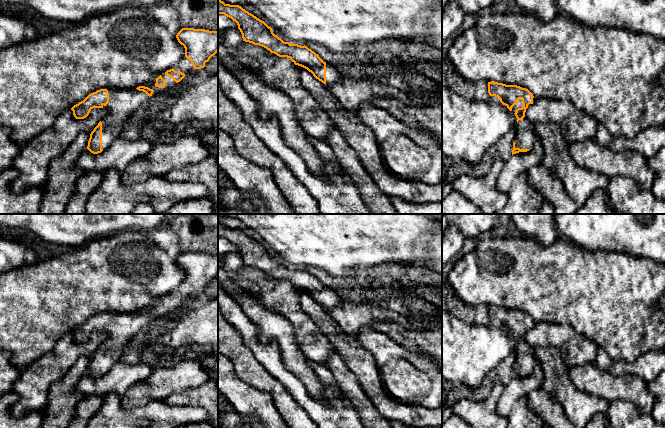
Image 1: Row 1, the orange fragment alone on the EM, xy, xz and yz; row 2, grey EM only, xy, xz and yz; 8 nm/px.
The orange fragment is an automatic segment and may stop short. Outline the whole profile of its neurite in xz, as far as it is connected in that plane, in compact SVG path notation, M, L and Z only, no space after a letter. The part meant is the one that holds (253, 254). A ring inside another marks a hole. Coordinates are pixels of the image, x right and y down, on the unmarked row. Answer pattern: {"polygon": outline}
{"polygon": "M218 223L218 238L224 238L237 247L243 265L262 270L279 281L289 282L295 289L307 293L324 308L333 309L341 304L342 296L324 286L314 275L305 269L284 266L264 245L241 230L225 228Z"}

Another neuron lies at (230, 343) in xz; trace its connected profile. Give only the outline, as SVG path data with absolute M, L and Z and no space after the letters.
M218 306L218 352L233 364L240 379L267 392L289 428L318 428L308 413L291 397L244 345L241 335L224 318Z

